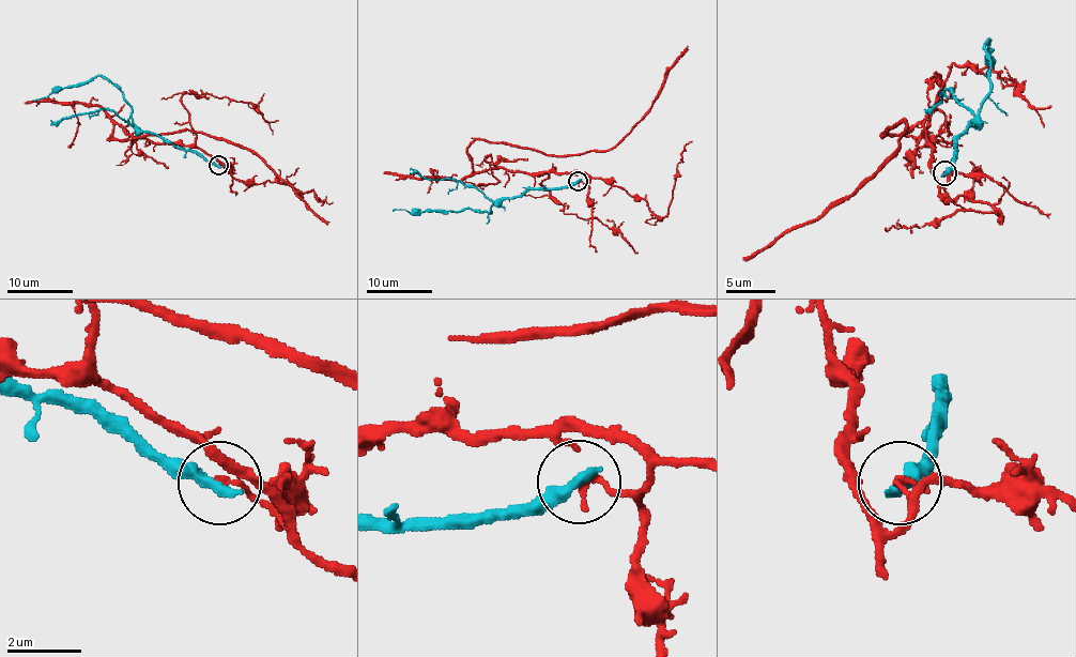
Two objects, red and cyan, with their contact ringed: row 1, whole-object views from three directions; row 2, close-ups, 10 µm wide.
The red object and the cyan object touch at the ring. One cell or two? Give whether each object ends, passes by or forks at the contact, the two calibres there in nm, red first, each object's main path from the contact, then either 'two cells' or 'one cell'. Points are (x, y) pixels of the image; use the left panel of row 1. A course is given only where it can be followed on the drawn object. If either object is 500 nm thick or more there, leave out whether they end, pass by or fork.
red ends; cyan ends; calibres 190 and 360 nm; course red (217, 165), (231, 172), (195, 147), (132, 138), (116, 123), (107, 138), (220, 137), (250, 148), (327, 224); course cyan (217, 165), (142, 132), (132, 120), (131, 105), (100, 76), (55, 88), (33, 101); two cells

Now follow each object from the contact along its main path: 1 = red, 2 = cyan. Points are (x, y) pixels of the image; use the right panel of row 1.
1: (944, 172), (941, 184), (930, 111), (882, 135), (895, 123), (905, 121), (897, 148), (851, 194), (743, 260)
2: (944, 172), (956, 155), (956, 140), (968, 128), (990, 83), (990, 60), (985, 55), (988, 40), (988, 77)

